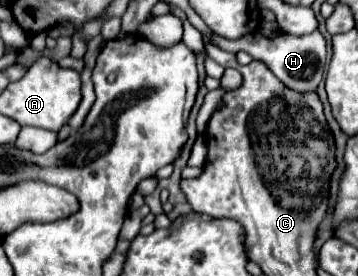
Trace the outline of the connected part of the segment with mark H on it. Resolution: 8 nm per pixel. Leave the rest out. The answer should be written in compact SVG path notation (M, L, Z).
M314 31L310 35L302 35L302 37L290 37L290 35L264 37L260 33L248 33L240 39L234 39L234 41L228 41L228 39L222 39L222 37L214 35L214 43L218 47L222 47L224 51L230 51L230 53L246 51L248 55L252 55L252 59L262 61L264 65L268 65L268 69L288 89L298 91L298 93L316 91L316 87L320 85L322 73L324 73L324 65L326 65L326 39L322 37L320 31Z

